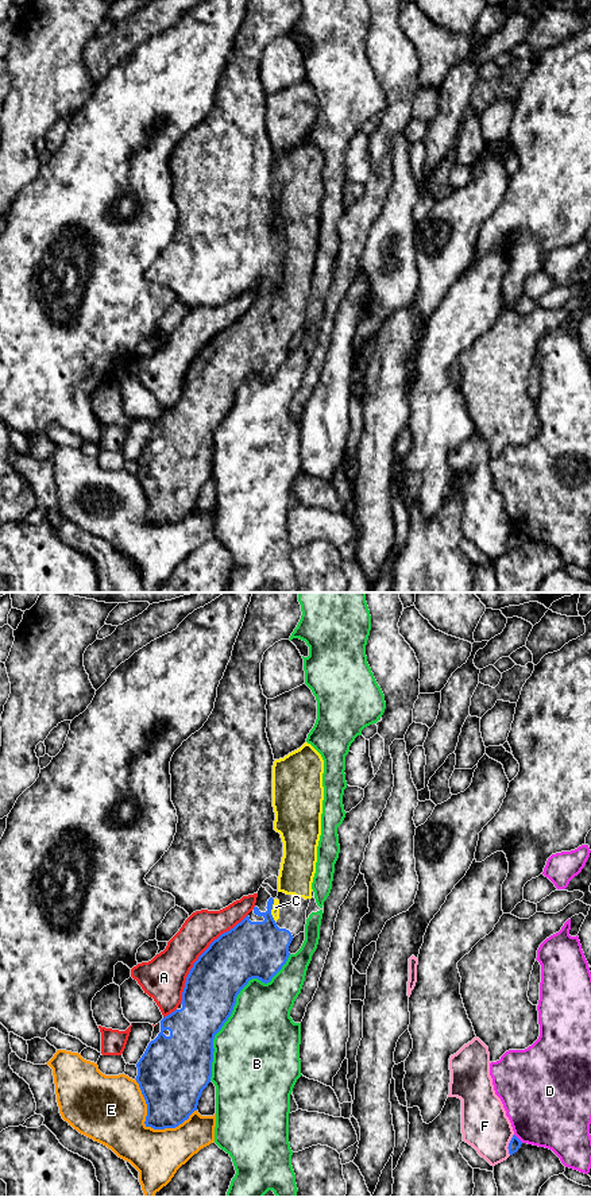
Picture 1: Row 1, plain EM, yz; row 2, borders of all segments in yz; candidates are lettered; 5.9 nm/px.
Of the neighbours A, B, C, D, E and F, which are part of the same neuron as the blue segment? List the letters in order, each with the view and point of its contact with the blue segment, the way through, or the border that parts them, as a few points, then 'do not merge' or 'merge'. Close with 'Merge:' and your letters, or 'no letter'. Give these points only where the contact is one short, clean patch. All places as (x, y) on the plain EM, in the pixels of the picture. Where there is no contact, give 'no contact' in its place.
A: contact yz (200, 351); do not merge
B: contact yz (234, 401); do not merge
C: contact yz (271, 304); way yz (261, 344), (267, 328), (271, 304), (275, 302); merge
D: contact yz (517, 533); do not merge
E: contact yz (149, 521); do not merge
F: contact yz (509, 540); do not merge
Merge: C

